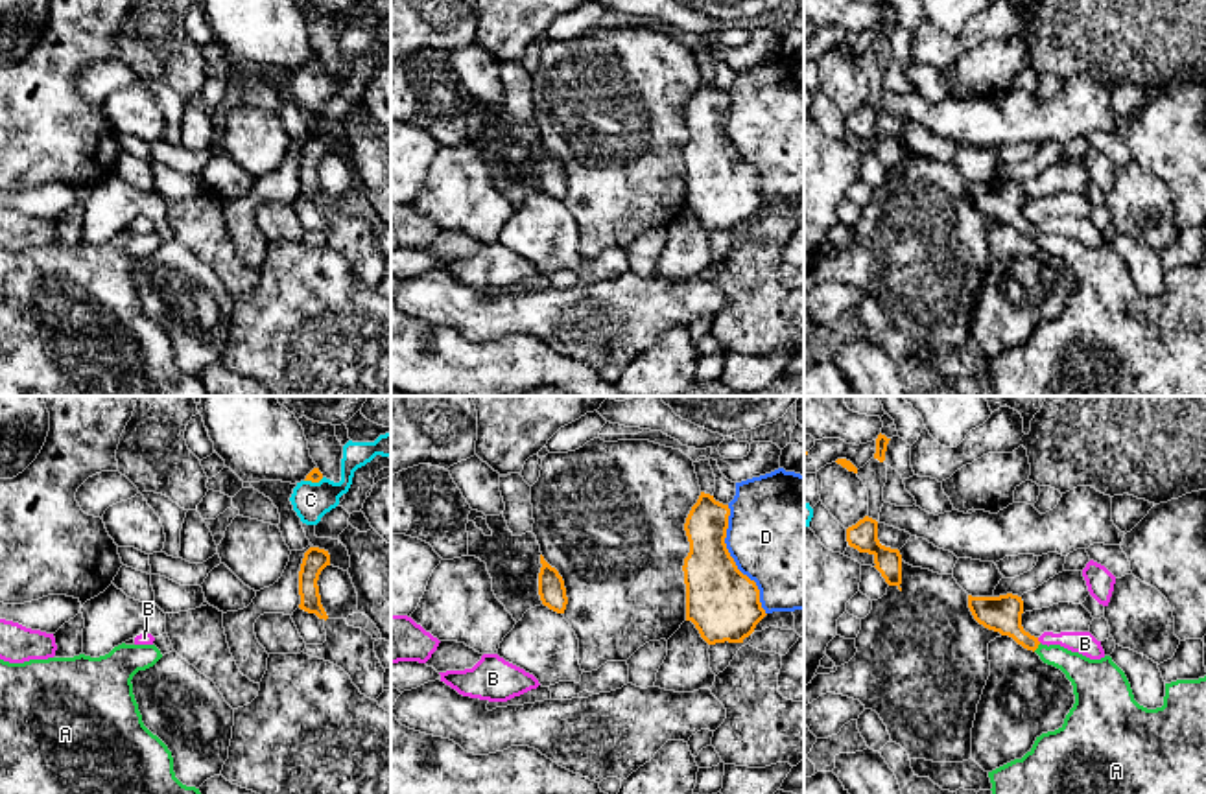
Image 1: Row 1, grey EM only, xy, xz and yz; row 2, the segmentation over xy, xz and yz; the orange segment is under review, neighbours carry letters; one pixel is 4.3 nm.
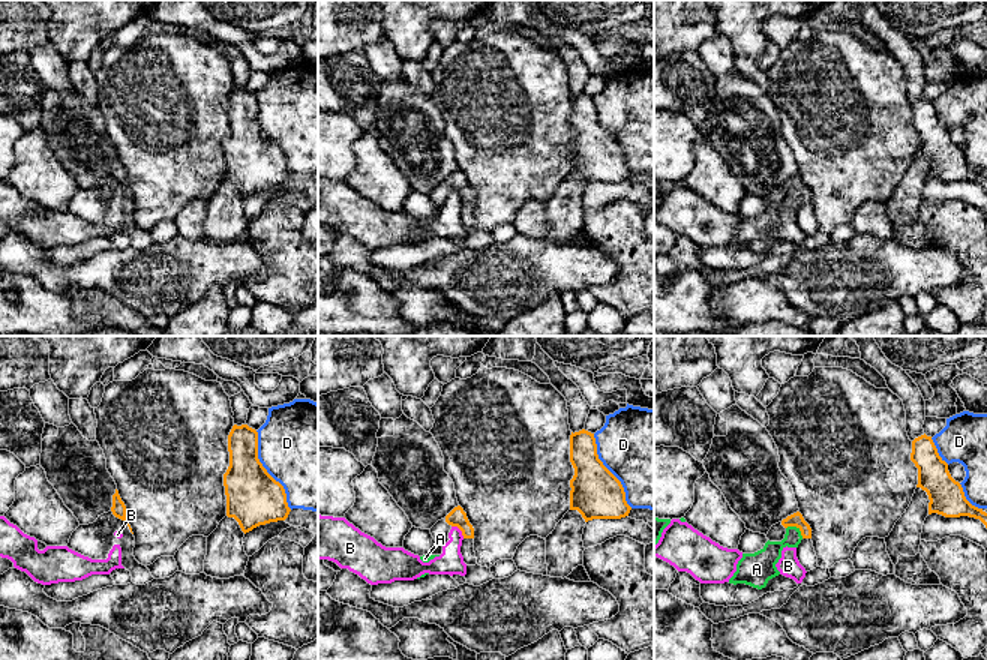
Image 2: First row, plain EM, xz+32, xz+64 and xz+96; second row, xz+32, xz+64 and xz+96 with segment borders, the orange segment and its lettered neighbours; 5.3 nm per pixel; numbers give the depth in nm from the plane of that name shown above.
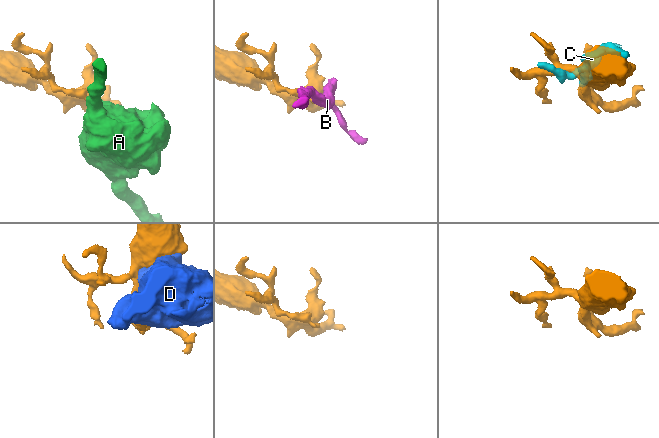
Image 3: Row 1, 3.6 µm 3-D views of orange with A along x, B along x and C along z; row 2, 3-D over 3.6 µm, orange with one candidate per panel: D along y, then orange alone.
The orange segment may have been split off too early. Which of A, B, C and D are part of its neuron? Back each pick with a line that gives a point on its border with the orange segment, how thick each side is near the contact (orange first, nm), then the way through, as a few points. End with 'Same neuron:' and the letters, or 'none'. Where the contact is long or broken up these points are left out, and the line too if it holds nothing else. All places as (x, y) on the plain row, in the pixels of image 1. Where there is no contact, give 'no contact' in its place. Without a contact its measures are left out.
Same neuron: none

